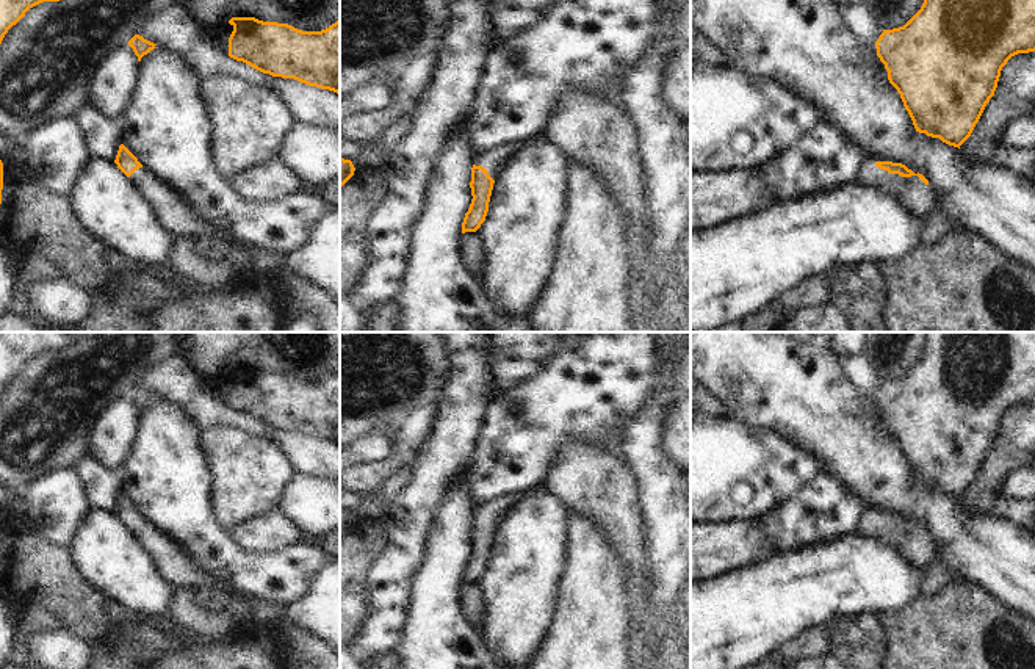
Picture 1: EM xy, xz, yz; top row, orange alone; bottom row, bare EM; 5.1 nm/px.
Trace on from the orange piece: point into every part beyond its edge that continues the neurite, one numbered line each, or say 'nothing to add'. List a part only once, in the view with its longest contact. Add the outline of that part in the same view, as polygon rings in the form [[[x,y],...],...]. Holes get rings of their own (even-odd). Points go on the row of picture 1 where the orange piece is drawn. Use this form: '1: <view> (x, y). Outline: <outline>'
1: yz (918, 198). Outline: [[[866,160],[858,171],[858,185],[894,196],[911,215],[925,219],[936,205],[932,186],[925,185],[918,175],[902,177],[889,174]]]

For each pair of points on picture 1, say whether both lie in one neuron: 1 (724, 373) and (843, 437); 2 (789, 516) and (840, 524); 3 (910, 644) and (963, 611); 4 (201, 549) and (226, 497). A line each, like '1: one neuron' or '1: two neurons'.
1: one neuron
2: one neuron
3: one neuron
4: two neurons

